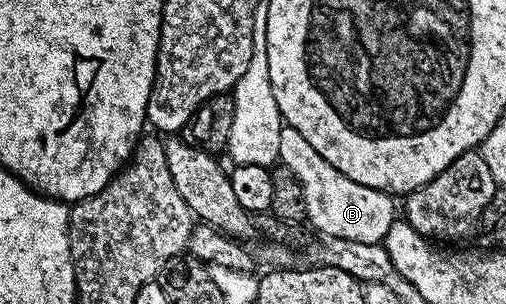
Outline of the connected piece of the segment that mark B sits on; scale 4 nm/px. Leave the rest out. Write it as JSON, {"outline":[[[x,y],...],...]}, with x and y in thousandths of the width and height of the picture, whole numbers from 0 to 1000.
{"outline":[[[565,411],[555,424],[549,533],[569,549],[587,582],[587,595],[595,595],[607,720],[623,760],[632,760],[632,776],[755,799],[761,766],[769,766],[769,740],[785,730],[785,668],[773,658],[779,651],[767,632],[713,609],[682,582],[682,569],[658,556],[658,543],[650,543],[650,530],[642,530],[642,516],[634,516],[634,503],[626,503],[626,490],[619,490],[619,477],[611,477],[611,464],[603,464],[603,451],[587,438],[587,424]]]}

